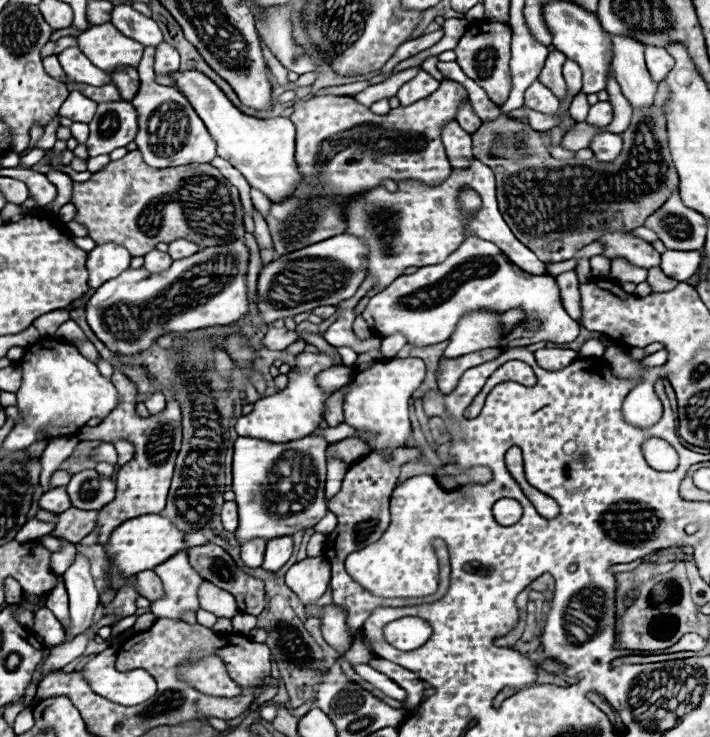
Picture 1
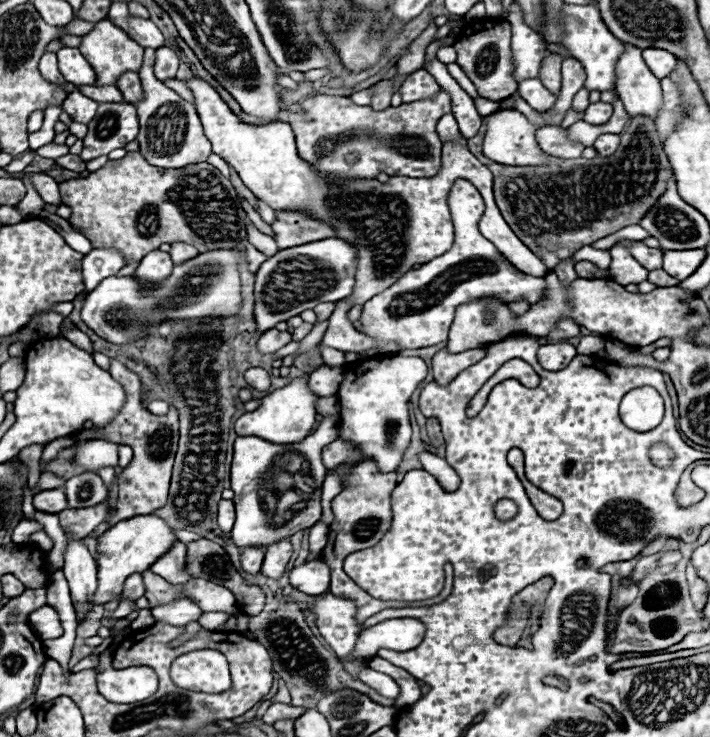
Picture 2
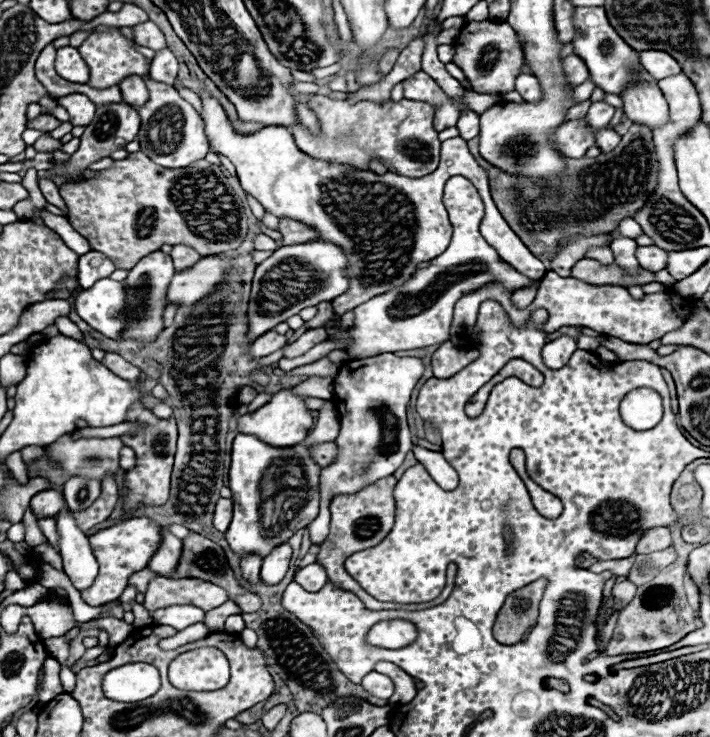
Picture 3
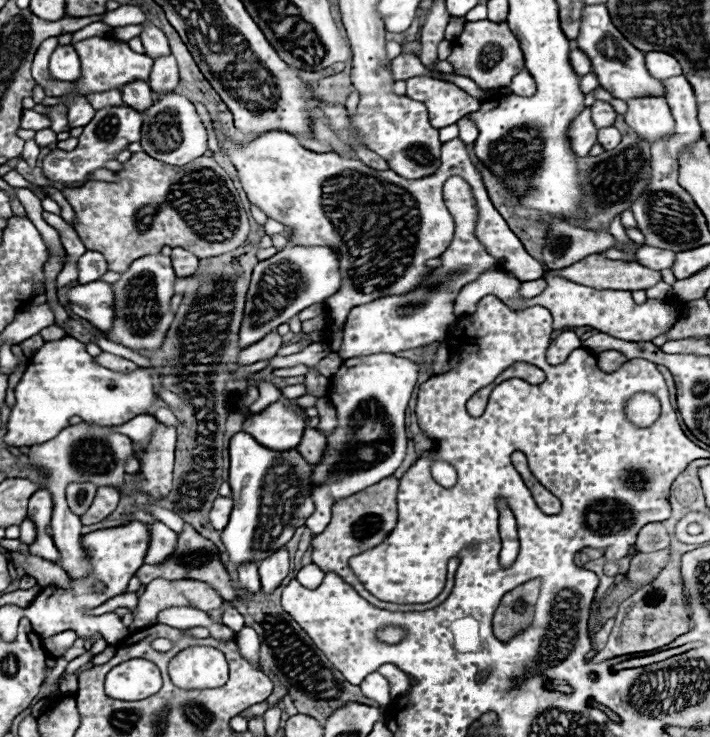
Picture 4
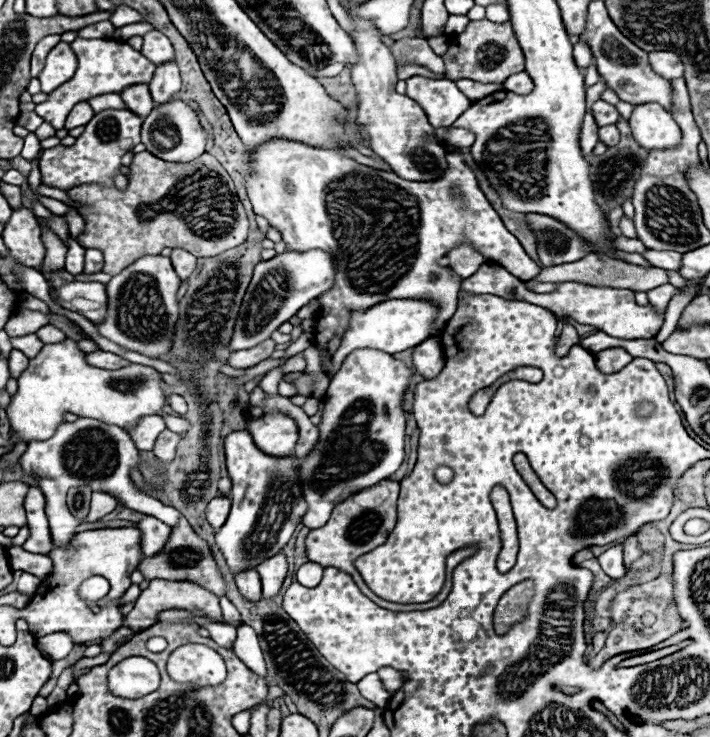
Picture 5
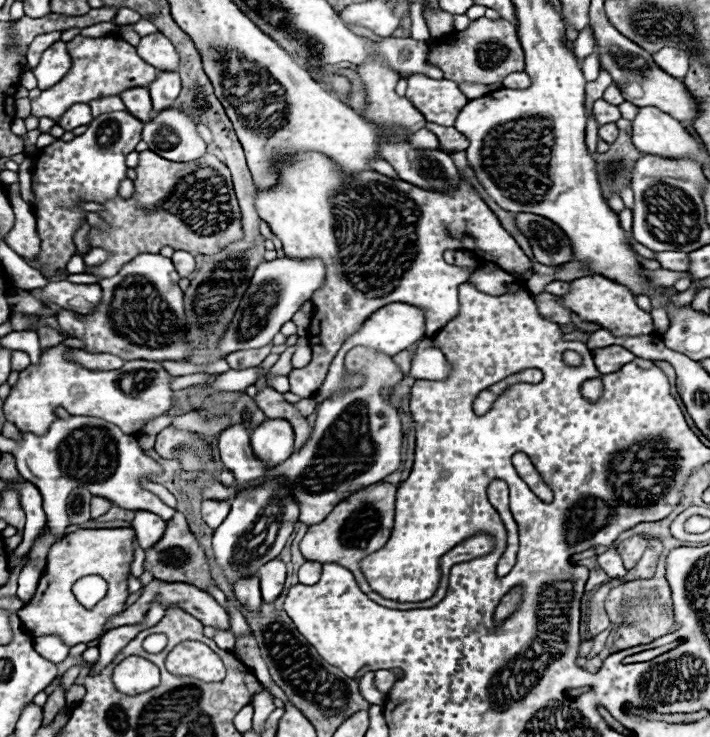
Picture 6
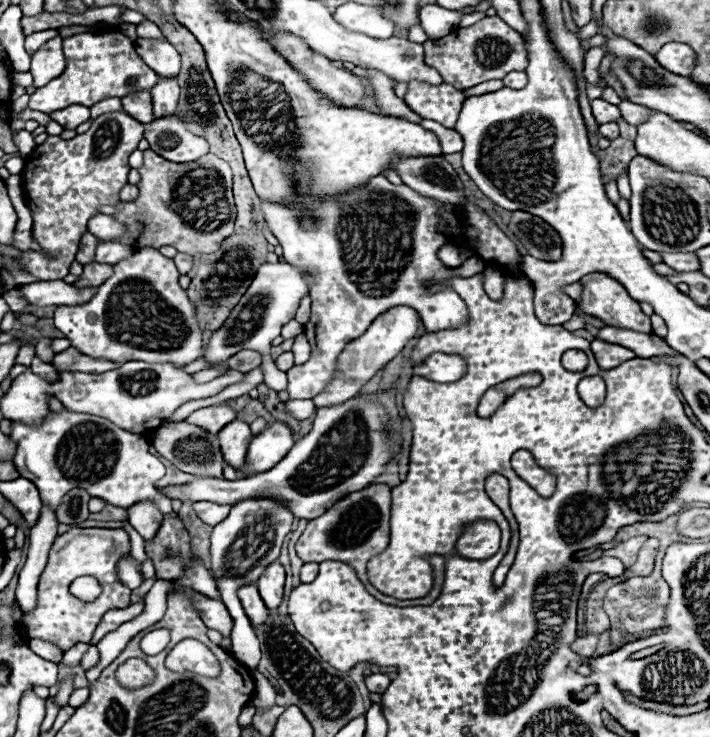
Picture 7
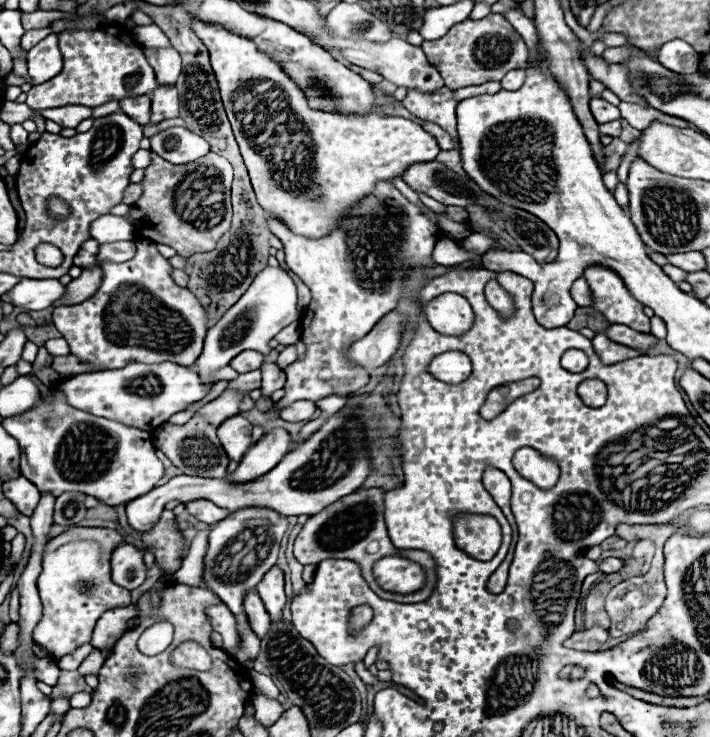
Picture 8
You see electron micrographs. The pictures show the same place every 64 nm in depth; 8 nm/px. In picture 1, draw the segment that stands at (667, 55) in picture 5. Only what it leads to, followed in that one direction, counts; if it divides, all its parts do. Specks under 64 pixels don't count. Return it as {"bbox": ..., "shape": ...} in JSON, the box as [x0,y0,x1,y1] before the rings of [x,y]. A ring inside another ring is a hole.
{"bbox":[644,48,674,82],"shape":[[[646,48],[644,58],[646,58],[652,80],[656,80],[656,82],[664,80],[666,74],[672,70],[672,64],[674,64],[674,60],[666,52],[666,48]]]}

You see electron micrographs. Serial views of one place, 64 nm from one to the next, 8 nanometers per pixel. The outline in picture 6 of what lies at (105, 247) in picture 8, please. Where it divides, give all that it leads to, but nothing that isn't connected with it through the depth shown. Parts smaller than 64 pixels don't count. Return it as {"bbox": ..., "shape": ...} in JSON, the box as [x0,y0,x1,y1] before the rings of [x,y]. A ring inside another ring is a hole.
{"bbox":[84,248,110,266],"shape":[[[92,248],[92,250],[86,254],[84,262],[86,262],[86,266],[96,266],[96,264],[106,262],[108,258],[110,258],[110,252],[108,252],[106,248]]]}

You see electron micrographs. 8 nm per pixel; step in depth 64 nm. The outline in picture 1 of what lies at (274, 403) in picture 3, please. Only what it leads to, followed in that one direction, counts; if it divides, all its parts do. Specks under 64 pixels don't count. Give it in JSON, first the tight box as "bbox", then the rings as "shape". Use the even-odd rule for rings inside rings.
{"bbox":[236,352,336,444],"shape":[[[310,352],[298,354],[296,366],[294,366],[296,372],[288,374],[290,378],[288,386],[282,392],[260,398],[248,416],[238,418],[236,422],[238,436],[250,436],[250,438],[260,438],[260,440],[278,442],[278,444],[310,436],[318,428],[324,416],[324,400],[330,396],[318,388],[316,374],[330,366],[336,366],[336,362],[332,362],[332,358],[328,358],[326,354],[310,354]]]}

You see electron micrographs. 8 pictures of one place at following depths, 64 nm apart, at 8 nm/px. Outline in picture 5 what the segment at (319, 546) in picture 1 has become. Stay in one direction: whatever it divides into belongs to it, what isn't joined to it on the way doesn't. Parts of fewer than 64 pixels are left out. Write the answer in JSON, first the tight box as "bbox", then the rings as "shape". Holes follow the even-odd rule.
{"bbox":[296,348,412,526],"shape":[[[358,348],[346,356],[322,402],[318,442],[308,456],[296,458],[300,488],[308,504],[304,526],[324,526],[336,504],[386,480],[400,468],[406,436],[402,396],[410,376],[412,370],[404,362],[374,348]]]}

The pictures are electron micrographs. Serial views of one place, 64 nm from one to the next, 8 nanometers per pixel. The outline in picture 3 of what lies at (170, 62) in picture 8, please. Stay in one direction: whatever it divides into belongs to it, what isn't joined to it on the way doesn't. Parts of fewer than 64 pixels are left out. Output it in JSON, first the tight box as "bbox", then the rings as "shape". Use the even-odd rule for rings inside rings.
{"bbox":[134,20,166,52],"shape":[[[150,20],[134,26],[134,40],[136,40],[140,46],[152,48],[154,52],[160,52],[160,50],[166,48],[166,38],[164,38],[164,34],[162,34],[160,28],[158,28],[154,22],[150,22]]]}

